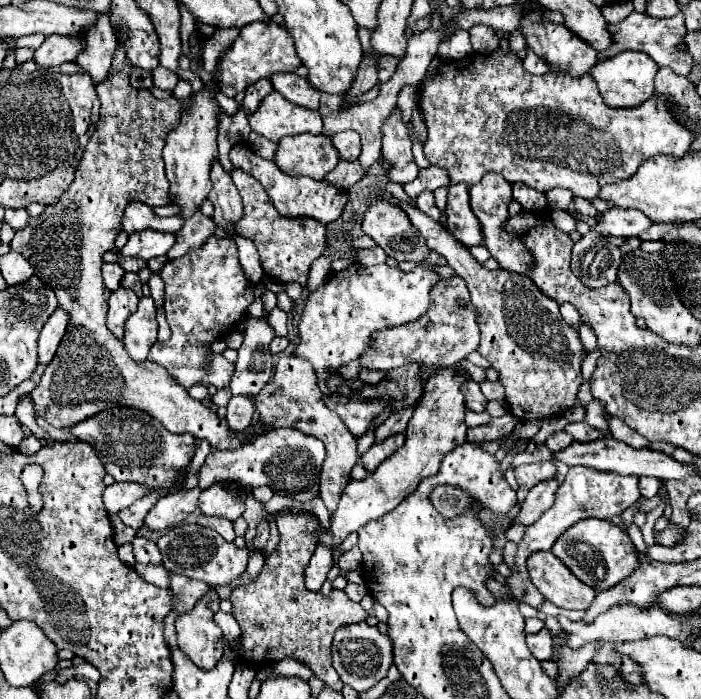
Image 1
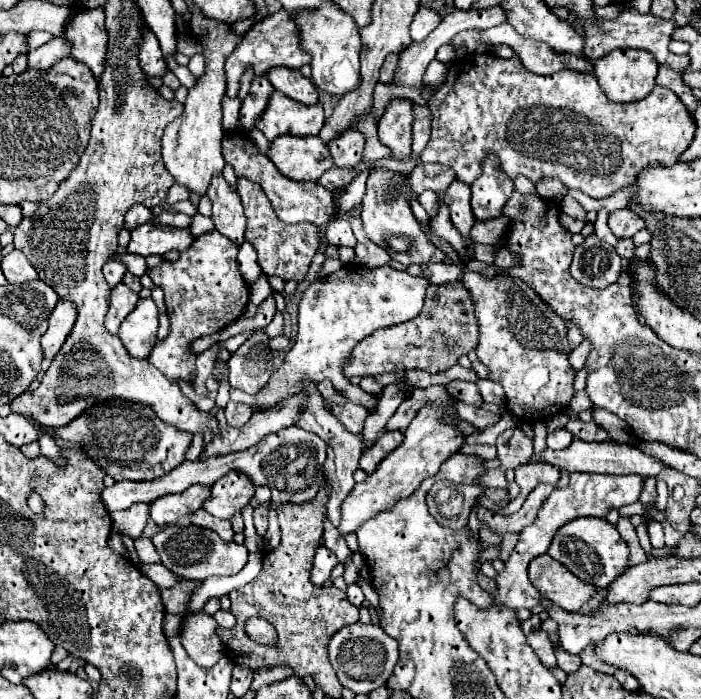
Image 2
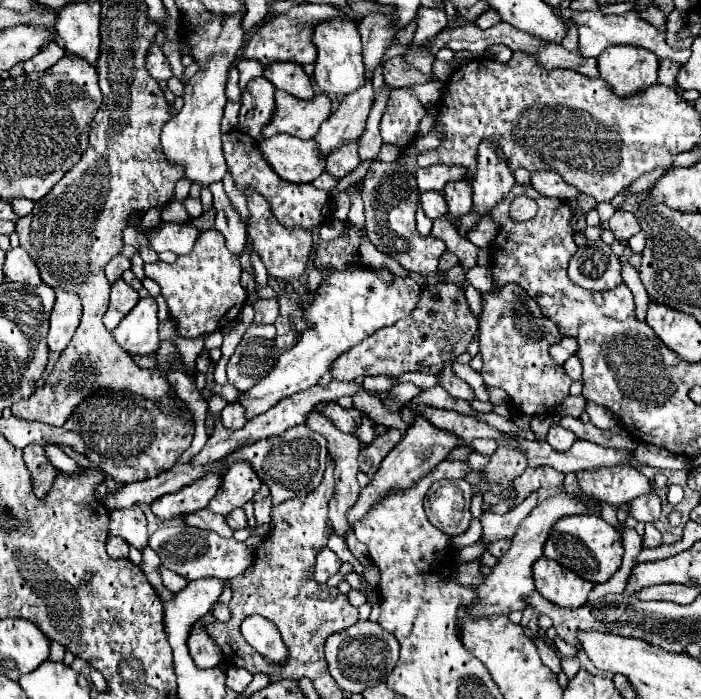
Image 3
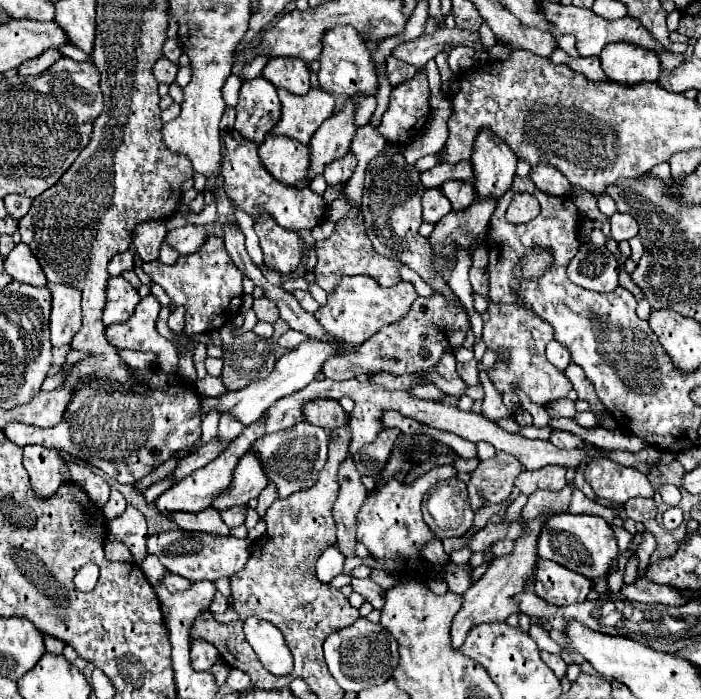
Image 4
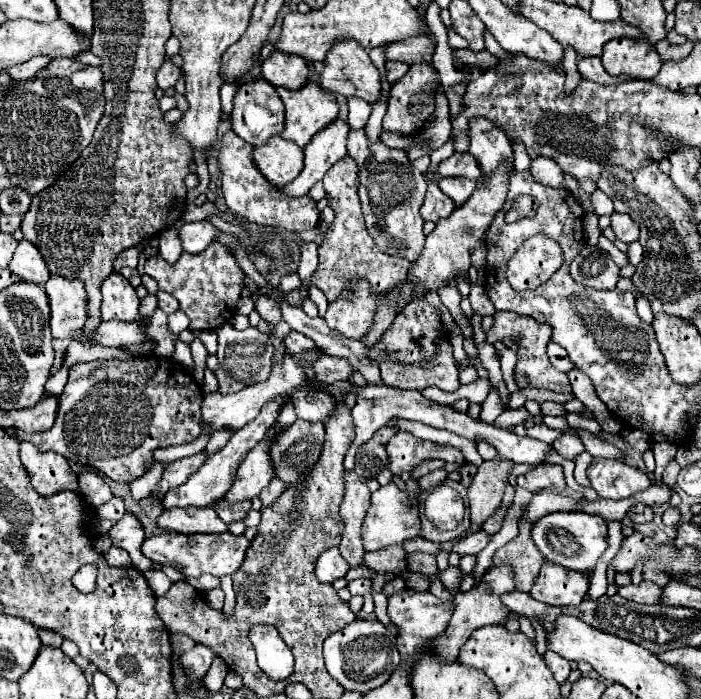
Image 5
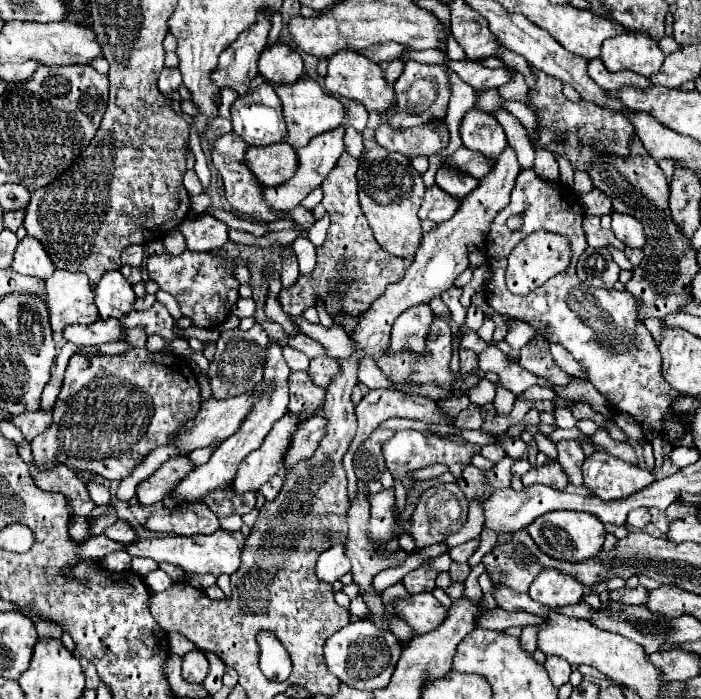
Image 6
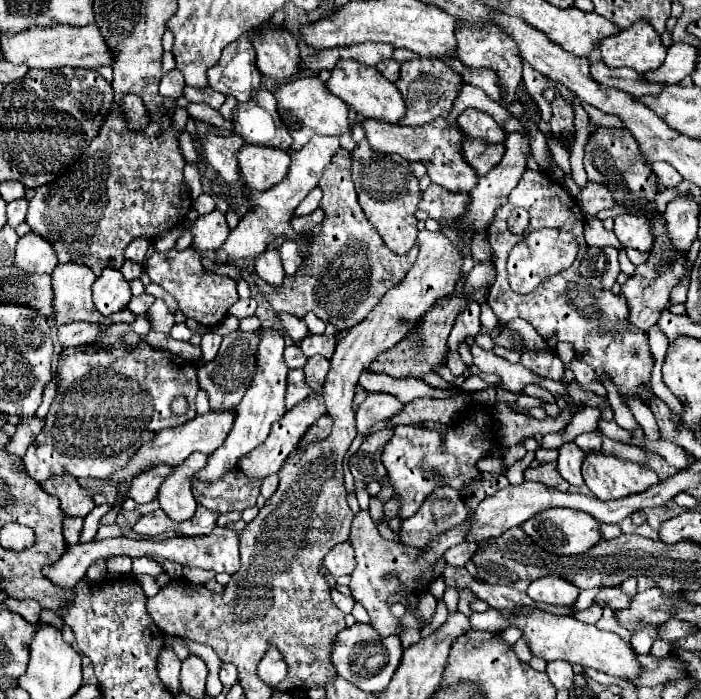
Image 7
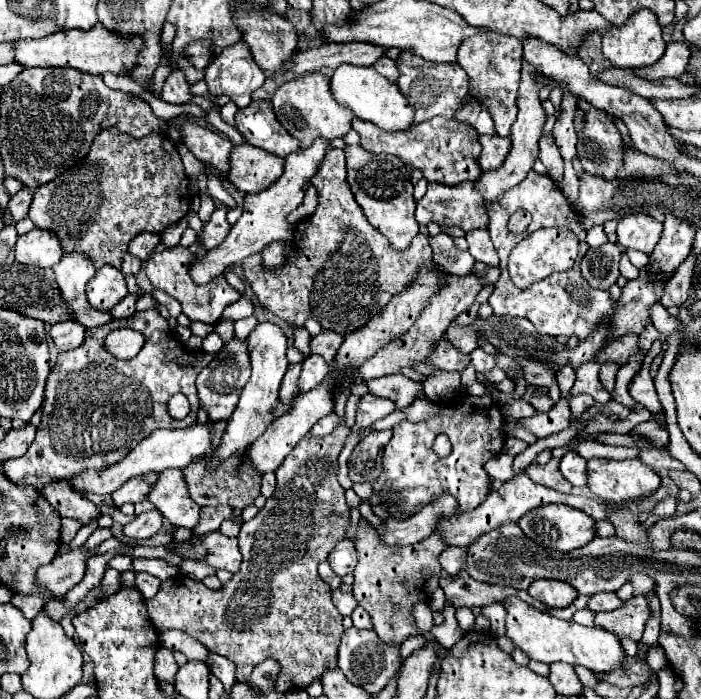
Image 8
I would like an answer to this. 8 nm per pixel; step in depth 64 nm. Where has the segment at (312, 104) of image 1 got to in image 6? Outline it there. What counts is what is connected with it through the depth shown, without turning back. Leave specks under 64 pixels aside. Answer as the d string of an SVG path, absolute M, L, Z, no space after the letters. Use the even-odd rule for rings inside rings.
M288 44L266 46L258 60L258 70L266 82L278 84L296 84L306 72L302 56Z

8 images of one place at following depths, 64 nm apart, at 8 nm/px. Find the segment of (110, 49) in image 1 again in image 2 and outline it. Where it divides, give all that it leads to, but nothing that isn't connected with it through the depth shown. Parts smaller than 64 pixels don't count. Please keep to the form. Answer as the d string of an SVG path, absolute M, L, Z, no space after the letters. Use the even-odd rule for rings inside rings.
M84 10L72 18L64 38L72 44L72 58L80 60L90 72L100 78L108 52L108 30L104 24L104 10Z

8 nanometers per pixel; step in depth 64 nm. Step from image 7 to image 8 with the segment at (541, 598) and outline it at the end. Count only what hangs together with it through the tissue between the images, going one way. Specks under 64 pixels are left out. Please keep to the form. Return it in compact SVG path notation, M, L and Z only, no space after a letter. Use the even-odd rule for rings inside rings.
M536 580L530 584L528 594L552 608L566 608L578 598L578 592L562 580Z

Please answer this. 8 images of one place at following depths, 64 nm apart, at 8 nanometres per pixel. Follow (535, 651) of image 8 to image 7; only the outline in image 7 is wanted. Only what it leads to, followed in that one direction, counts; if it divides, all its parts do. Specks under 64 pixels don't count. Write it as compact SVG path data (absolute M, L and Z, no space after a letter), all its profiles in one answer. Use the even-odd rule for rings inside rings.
M522 610L520 612L524 618L516 622L516 626L522 630L522 638L528 640L532 652L546 662L550 660L566 660L570 664L580 664L588 668L596 668L600 672L606 672L610 676L618 676L624 680L638 680L644 672L644 668L638 662L636 650L624 642L618 634L614 632L604 632L598 630L596 626L584 624L576 618L570 616L556 616L552 612L544 610Z

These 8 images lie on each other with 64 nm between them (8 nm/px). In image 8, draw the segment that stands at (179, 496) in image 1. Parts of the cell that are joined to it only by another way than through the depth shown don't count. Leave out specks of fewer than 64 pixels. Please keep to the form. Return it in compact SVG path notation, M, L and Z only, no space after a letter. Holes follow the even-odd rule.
M260 322L256 326L256 330L250 332L250 336L248 336L248 348L250 348L252 376L240 394L240 402L236 406L236 412L228 420L228 428L222 436L220 446L216 448L216 452L212 454L212 458L208 462L208 470L216 470L218 464L222 464L222 460L226 460L232 454L246 452L252 446L252 442L256 442L264 434L264 430L272 424L272 420L274 420L272 410L280 402L278 392L280 392L282 378L288 370L284 332L272 322Z

